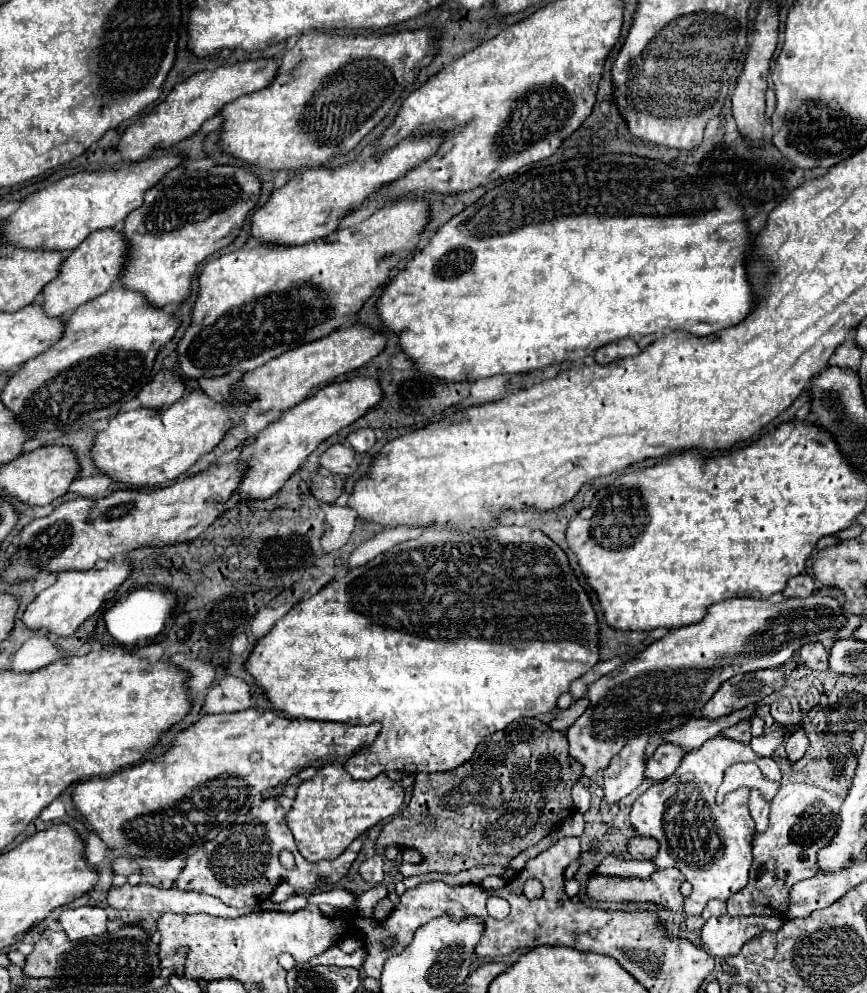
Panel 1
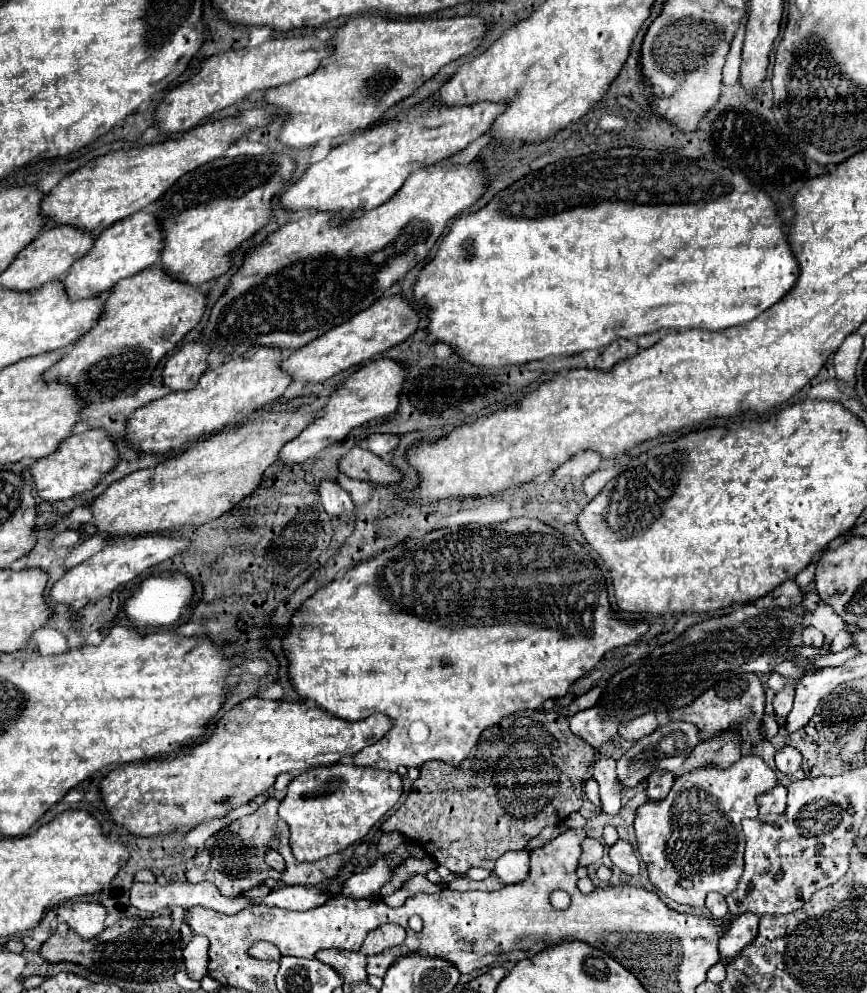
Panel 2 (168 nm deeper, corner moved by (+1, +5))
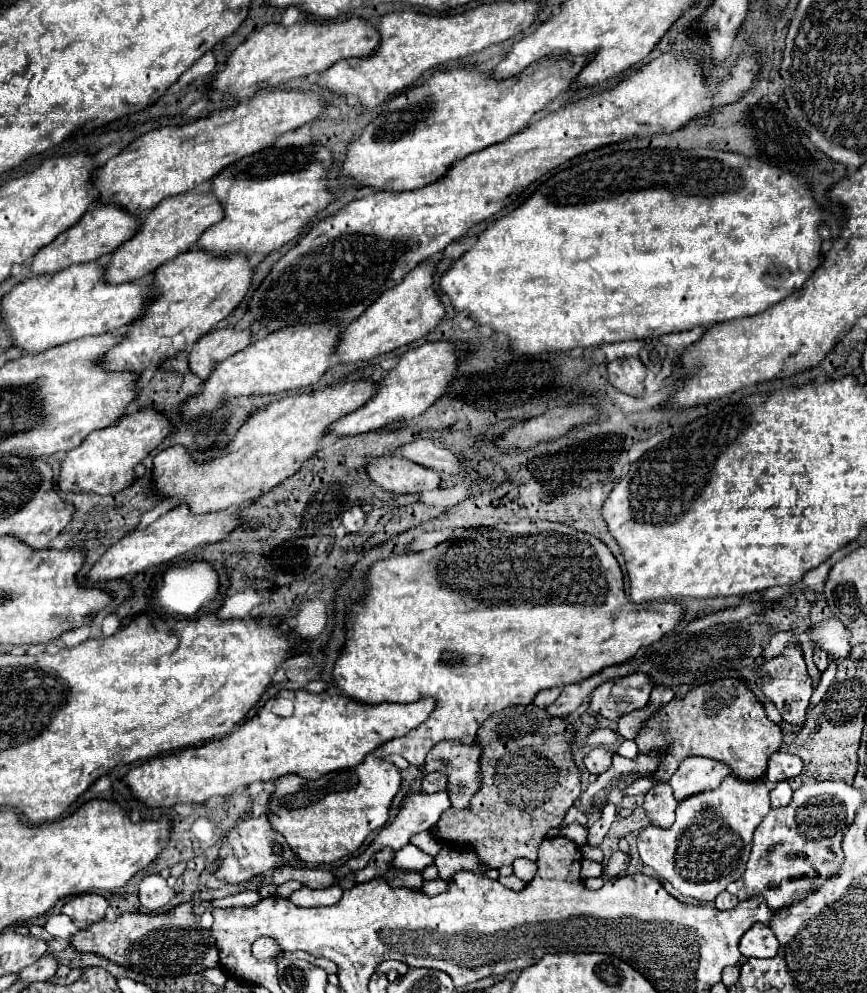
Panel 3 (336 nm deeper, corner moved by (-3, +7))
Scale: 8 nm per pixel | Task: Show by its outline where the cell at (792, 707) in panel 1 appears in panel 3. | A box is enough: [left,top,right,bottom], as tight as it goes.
[755,647,813,725]

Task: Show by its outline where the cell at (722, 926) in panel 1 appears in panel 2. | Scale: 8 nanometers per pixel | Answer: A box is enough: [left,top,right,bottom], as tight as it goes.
[719,913,759,959]

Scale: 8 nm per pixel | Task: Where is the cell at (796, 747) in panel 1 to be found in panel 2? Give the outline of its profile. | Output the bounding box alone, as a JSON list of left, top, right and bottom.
[775,747,801,775]

